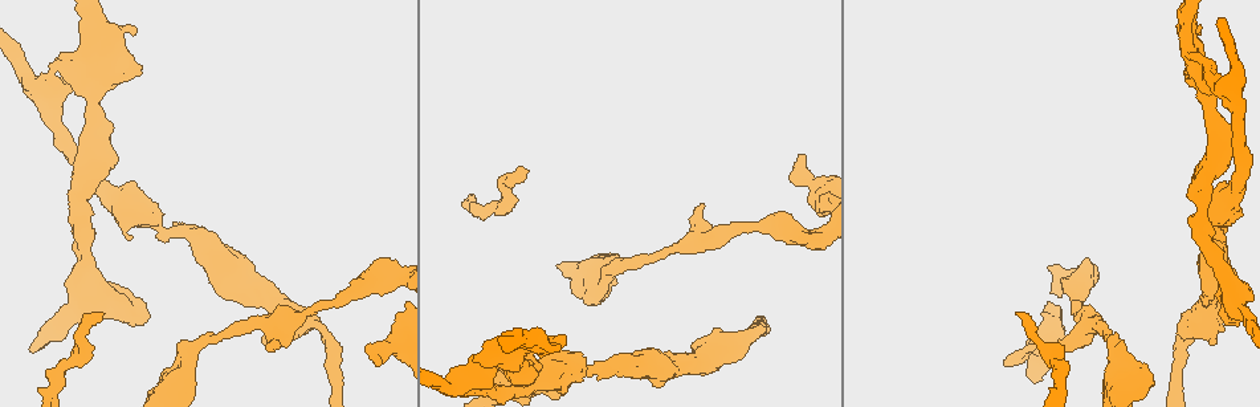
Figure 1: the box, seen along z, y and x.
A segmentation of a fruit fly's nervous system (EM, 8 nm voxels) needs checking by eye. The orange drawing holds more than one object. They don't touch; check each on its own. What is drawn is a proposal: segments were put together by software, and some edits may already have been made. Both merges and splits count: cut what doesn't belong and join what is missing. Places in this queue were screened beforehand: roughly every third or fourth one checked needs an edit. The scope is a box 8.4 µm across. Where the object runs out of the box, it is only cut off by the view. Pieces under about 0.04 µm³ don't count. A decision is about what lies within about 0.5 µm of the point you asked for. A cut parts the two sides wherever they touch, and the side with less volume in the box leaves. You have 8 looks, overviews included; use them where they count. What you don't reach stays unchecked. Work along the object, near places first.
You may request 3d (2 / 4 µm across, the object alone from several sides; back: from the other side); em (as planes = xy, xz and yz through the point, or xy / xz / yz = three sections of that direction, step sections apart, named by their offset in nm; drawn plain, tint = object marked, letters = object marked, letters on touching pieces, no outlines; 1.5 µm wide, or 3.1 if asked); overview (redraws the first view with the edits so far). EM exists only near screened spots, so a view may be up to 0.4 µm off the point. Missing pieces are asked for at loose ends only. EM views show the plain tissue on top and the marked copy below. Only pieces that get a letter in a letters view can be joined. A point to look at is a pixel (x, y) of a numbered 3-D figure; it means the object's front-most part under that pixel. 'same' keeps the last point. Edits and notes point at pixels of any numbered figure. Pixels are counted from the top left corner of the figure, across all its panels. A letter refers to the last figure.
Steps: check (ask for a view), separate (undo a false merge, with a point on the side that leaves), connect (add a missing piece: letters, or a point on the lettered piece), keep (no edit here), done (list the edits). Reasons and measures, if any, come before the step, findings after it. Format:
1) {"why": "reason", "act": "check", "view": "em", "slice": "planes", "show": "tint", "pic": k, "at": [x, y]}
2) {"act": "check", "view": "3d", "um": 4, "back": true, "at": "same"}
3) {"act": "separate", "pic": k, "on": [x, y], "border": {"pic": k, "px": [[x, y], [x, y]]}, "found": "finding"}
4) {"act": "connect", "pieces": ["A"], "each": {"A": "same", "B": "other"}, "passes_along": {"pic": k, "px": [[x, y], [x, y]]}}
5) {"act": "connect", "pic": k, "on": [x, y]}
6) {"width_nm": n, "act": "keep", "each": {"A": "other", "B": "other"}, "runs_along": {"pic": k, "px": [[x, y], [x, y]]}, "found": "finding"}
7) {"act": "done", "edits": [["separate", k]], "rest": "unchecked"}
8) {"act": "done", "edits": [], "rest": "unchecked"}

{"why": "an open end", "act": "check", "view": "em", "slice": "xz", "step": 8, "show": "tint", "pic": 1, "at": [525, 171]}

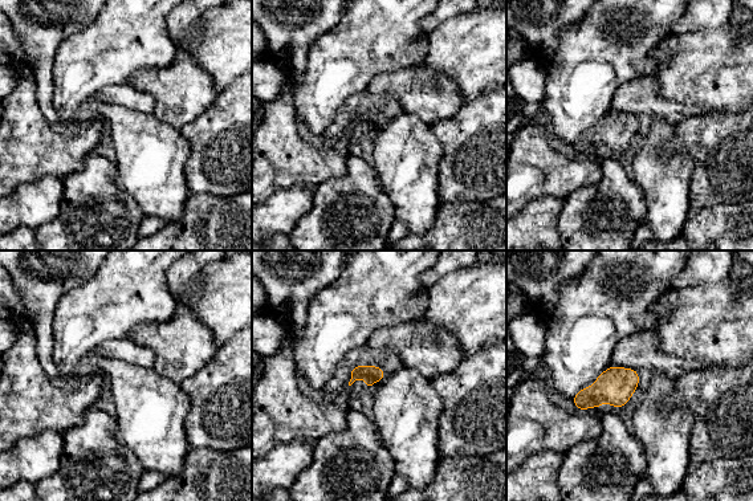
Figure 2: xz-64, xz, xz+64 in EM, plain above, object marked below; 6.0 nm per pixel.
{"why": "see the neighbours", "act": "check", "view": "em", "slice": "xz", "step": 8, "show": "letters", "at": "same"}

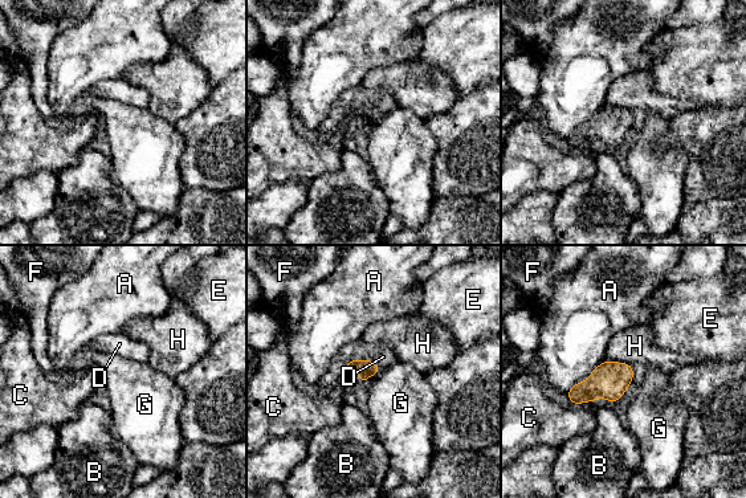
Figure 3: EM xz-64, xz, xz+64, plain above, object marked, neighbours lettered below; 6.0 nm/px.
{"longest_contact_nm": ["H", 220], "act": "connect", "pieces": ["D"], "each": {"A": "other", "B": "other", "C": "other", "D": "same", "E": "other", "F": "other", "G": "other", "H": "other"}, "passes_along": {"pic": 3, "px": [[365, 368], [371, 362], [383, 356]]}, "found": "it goes on there"}

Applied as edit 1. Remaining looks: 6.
{"why": "an open end", "act": "check", "view": "em", "slice": "xy", "step": 4, "show": "letters", "pic": 1, "at": [701, 205]}

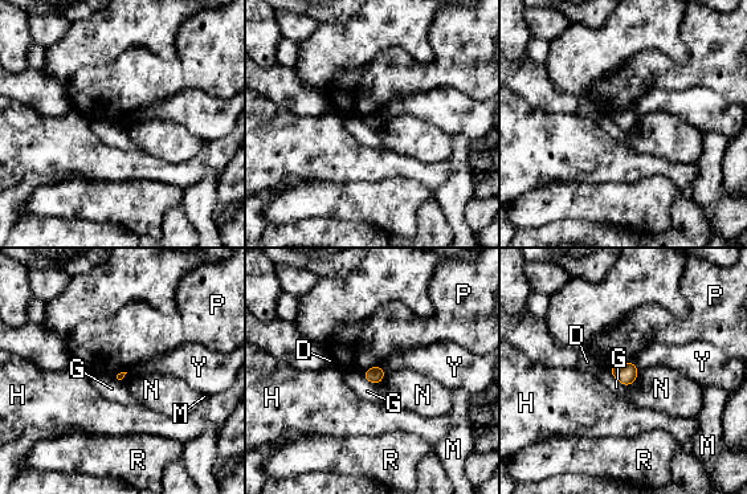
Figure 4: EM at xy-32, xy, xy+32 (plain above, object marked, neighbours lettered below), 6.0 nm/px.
{"act": "keep", "each": {"D": "other", "G": "other", "H": "other", "M": "other", "N": "other", "P": "other", "R": "other", "Y": "other"}, "border": {"pic": 4, "px": [[632, 360], [608, 368]]}, "found": "none of them fits"}

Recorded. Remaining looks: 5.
{"why": "branch stops here", "act": "check", "view": "3d", "um": 2, "back": true, "pic": 1, "at": [380, 361]}

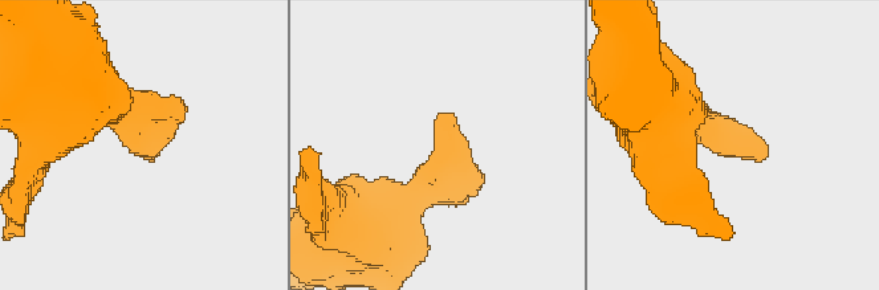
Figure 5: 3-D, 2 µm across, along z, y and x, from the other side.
{"why": "need the tissue", "act": "check", "view": "em", "slice": "planes", "show": "letters", "pic": 5, "at": [140, 152]}

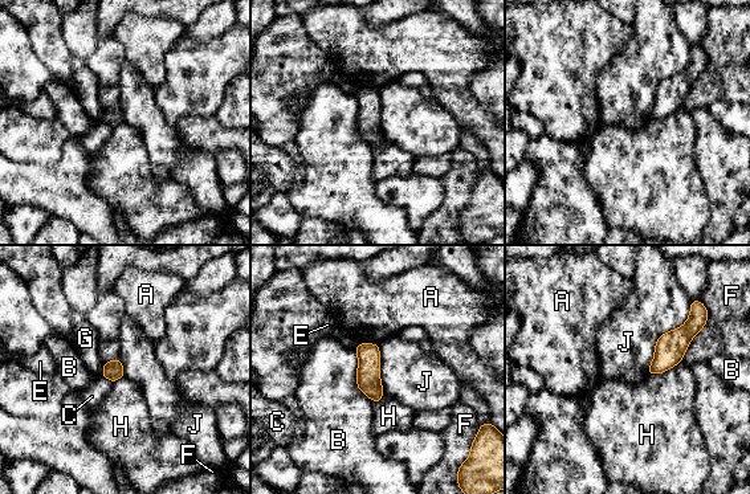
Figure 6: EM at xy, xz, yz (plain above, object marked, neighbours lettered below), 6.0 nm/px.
{"act": "keep", "each": {"A": "other", "B": "other", "C": "other", "E": "other", "F": "other", "G": "other", "H": "other", "J": "other"}, "border": {"pic": 6, "px": [[692, 301], [659, 337], [648, 374]]}, "found": "none of them fits"}

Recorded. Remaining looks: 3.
{"act": "done", "edits": [["connect", 3]], "rest": "unchecked"}

